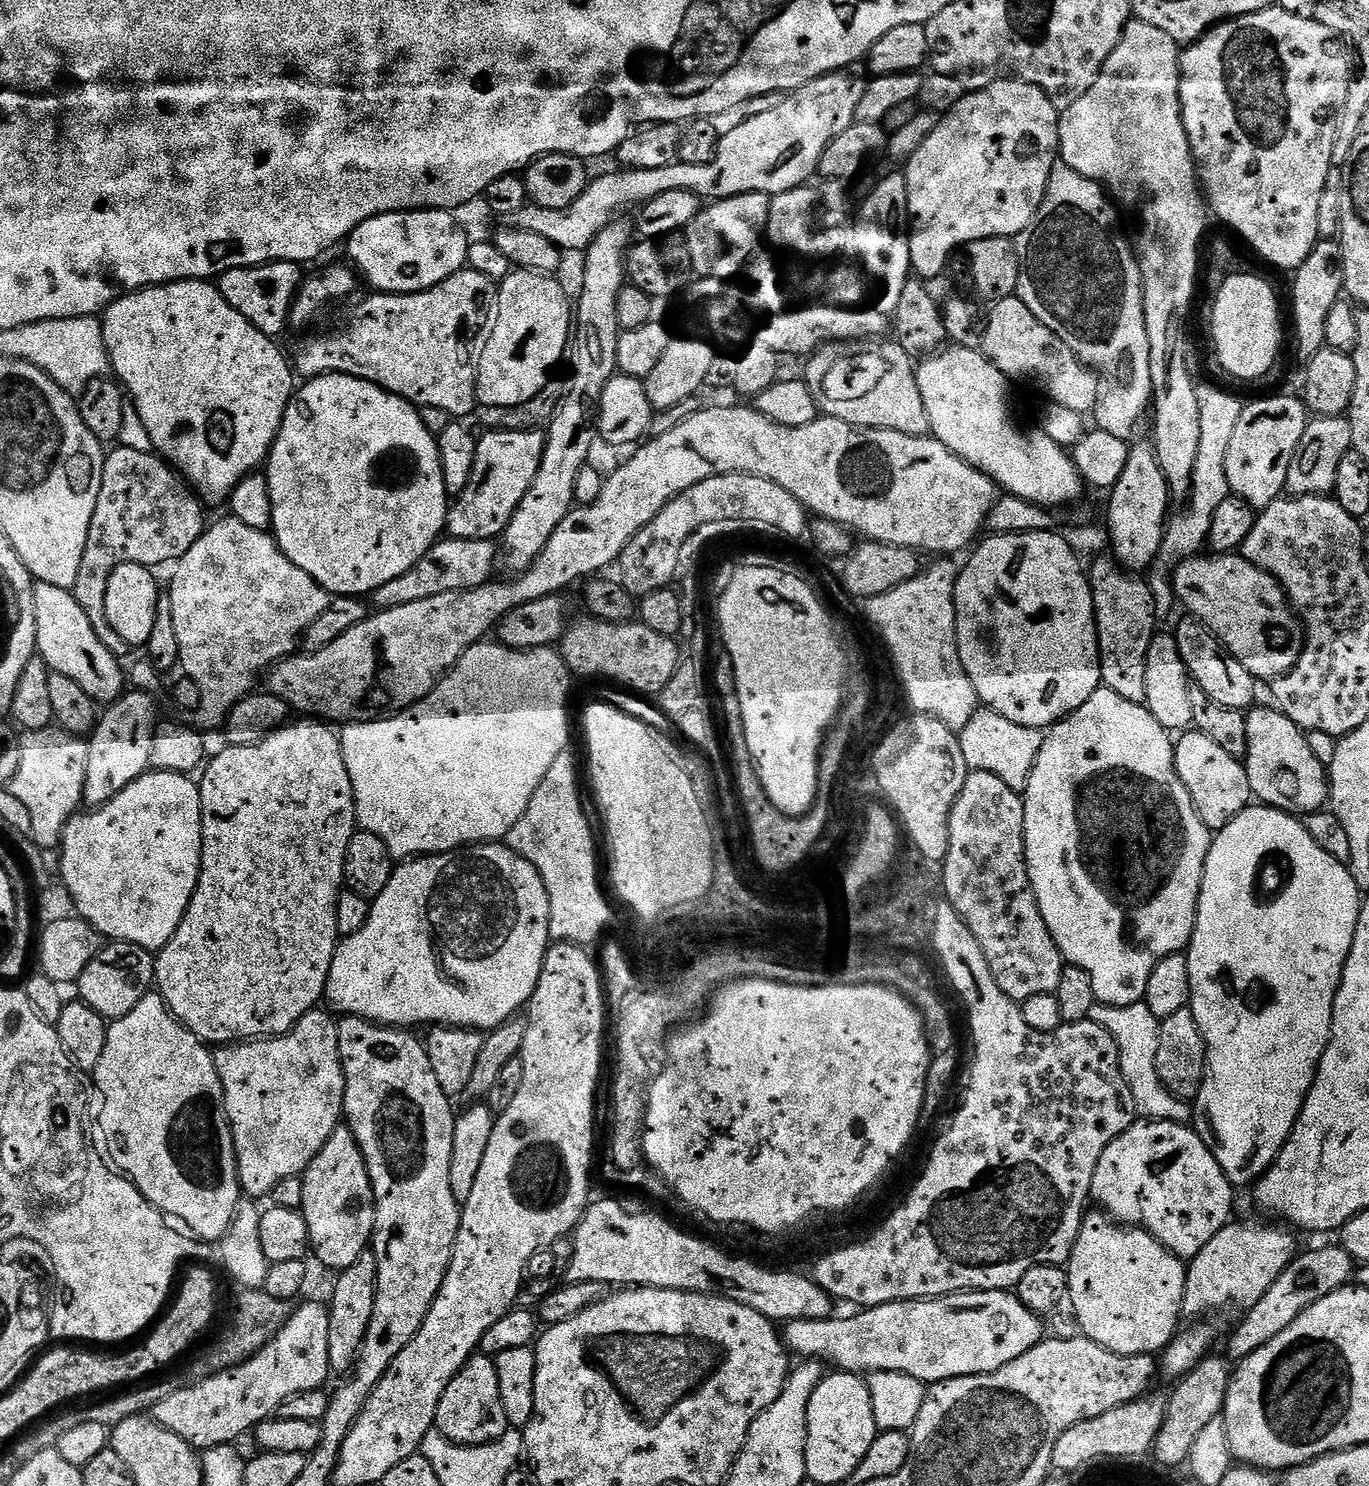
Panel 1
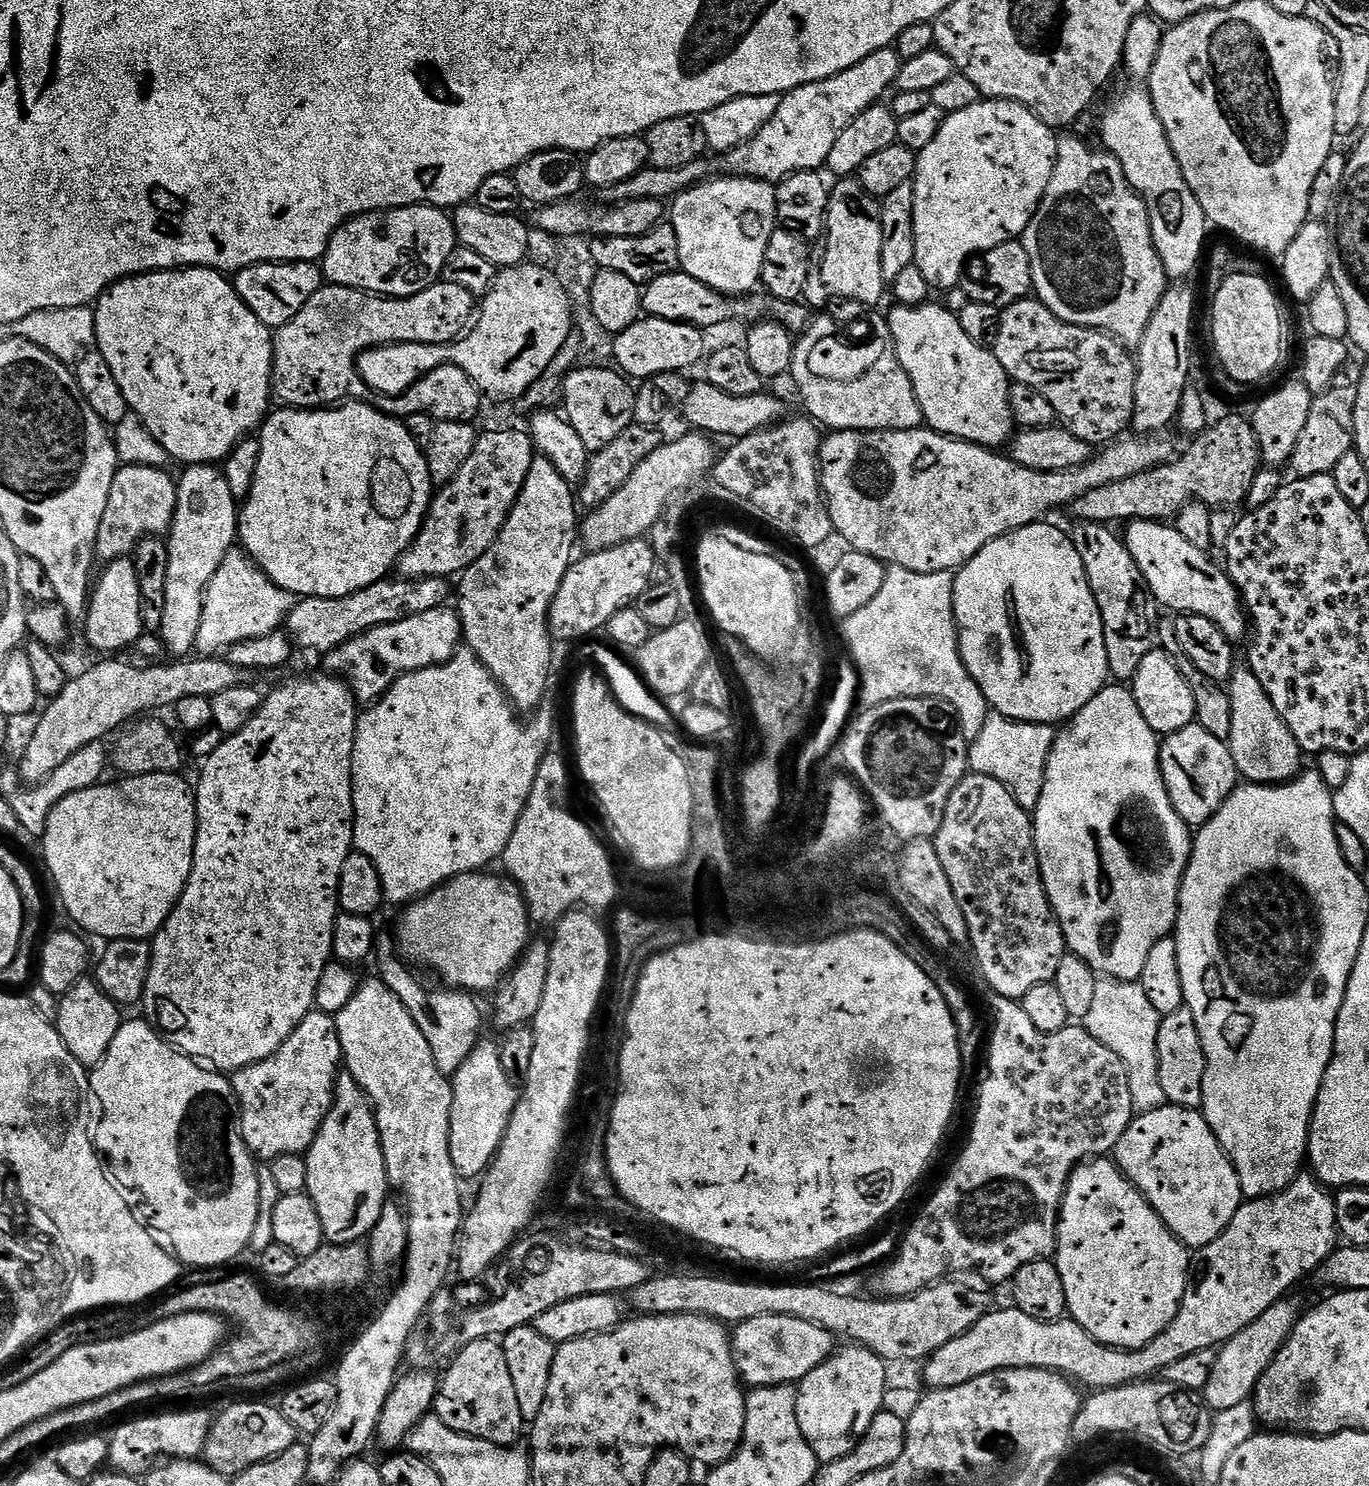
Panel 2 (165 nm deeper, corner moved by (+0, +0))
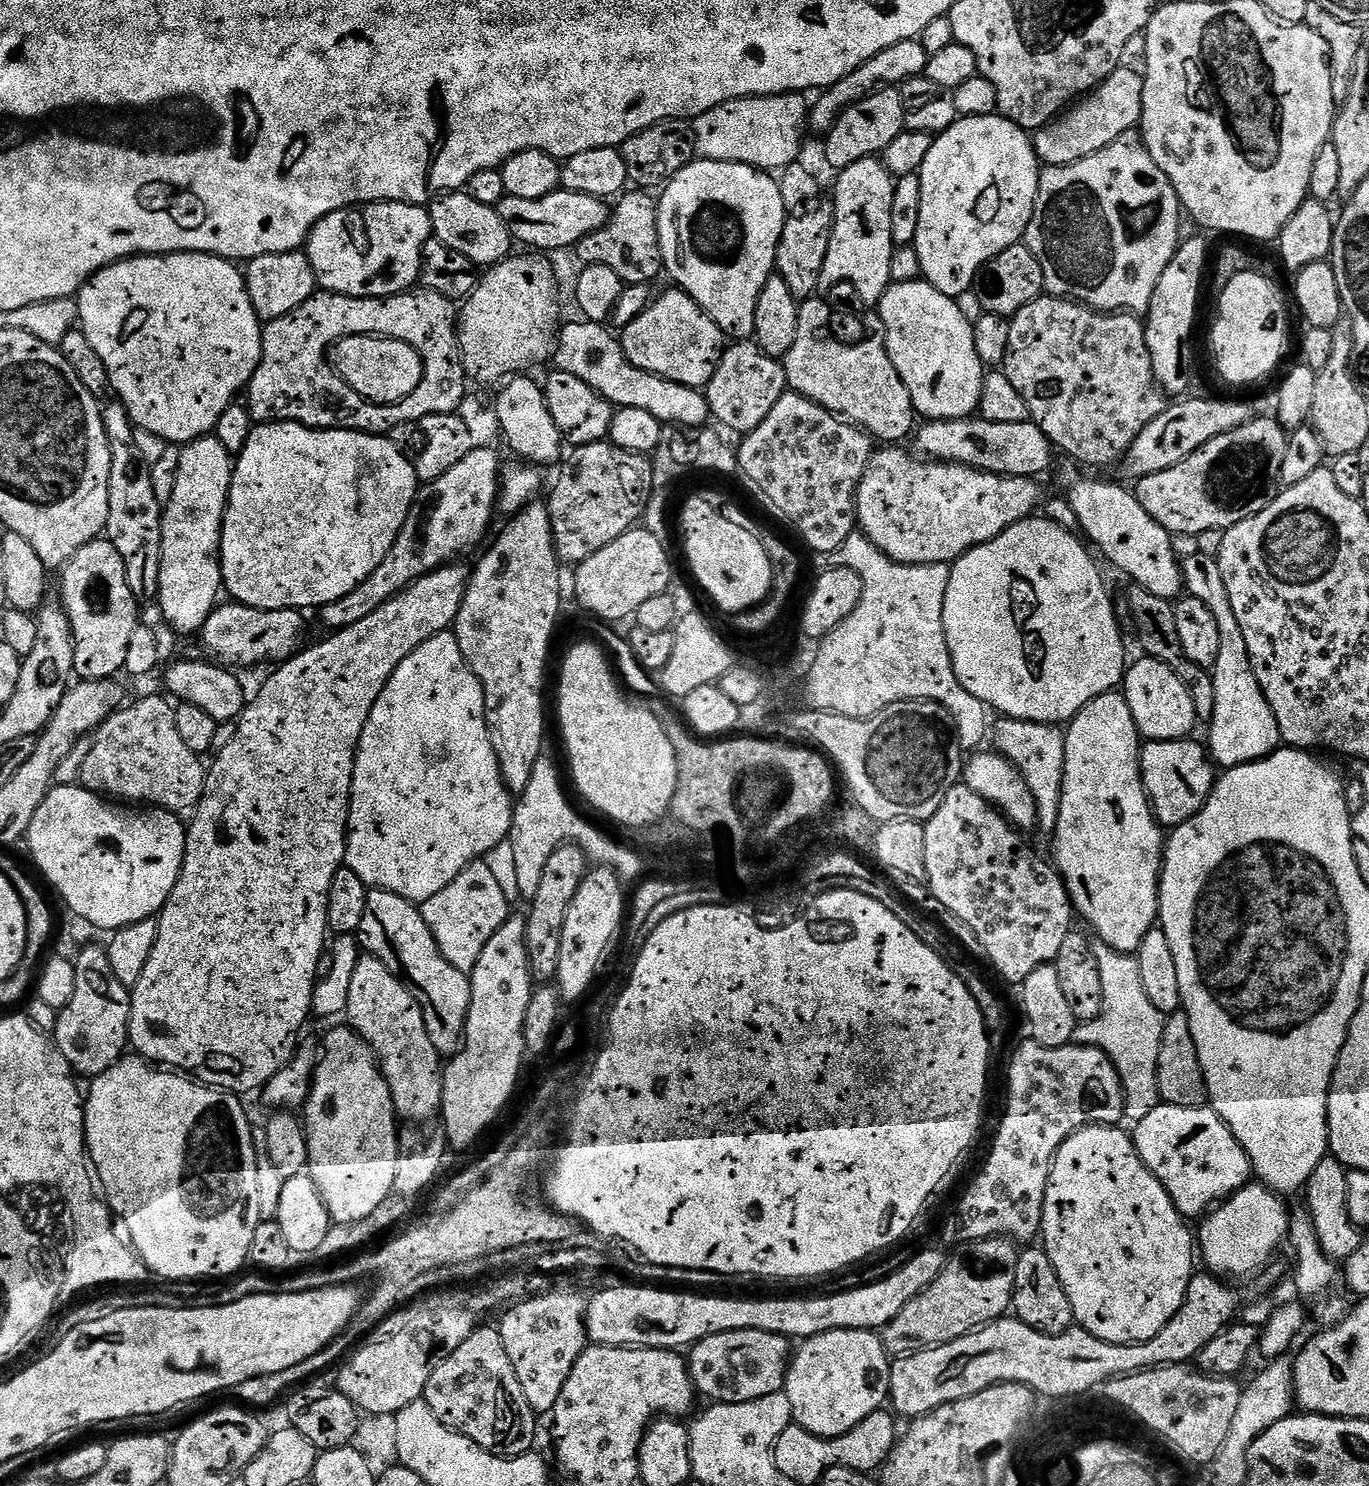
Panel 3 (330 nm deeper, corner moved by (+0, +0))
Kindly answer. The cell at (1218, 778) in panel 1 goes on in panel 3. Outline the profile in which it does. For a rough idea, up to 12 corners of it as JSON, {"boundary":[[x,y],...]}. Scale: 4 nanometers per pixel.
{"boundary":[[1196,738],[1147,741],[1140,773],[1168,830],[1203,810],[1218,779]]}

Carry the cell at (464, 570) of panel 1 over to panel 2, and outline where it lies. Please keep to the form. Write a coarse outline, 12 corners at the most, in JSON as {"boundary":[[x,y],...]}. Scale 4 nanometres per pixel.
{"boundary":[[385,578],[342,598],[297,599],[295,647],[355,636],[443,608],[449,581]]}

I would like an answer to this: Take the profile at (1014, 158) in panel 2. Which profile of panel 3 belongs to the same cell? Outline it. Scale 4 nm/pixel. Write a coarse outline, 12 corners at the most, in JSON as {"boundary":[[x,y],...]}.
{"boundary":[[961,116],[918,173],[923,279],[953,298],[1021,243],[1042,163]]}

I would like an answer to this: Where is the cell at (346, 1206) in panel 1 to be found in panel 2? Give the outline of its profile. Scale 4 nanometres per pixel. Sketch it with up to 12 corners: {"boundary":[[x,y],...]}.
{"boundary":[[354,1078],[306,1153],[330,1244],[363,1241],[390,1200],[376,1113]]}

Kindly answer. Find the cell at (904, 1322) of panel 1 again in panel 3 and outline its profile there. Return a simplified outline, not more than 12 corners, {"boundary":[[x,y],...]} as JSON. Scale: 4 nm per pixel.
{"boundary":[[734,1330],[686,1359],[693,1389],[718,1404],[784,1391],[786,1336]]}

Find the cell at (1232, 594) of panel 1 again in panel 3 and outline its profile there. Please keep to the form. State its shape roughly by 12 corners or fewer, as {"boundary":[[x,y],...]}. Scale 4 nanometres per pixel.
{"boundary":[[1076,480],[1079,531],[1133,585],[1171,601],[1174,537],[1135,491]]}

